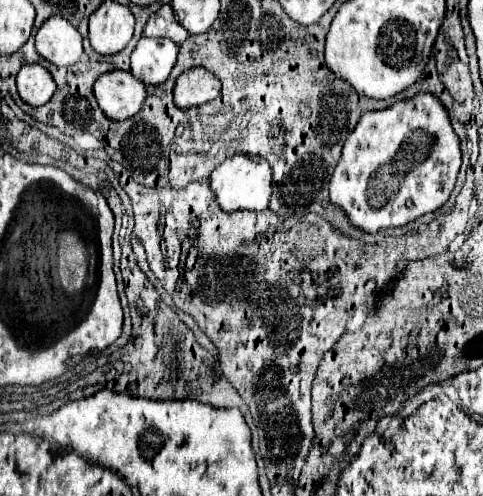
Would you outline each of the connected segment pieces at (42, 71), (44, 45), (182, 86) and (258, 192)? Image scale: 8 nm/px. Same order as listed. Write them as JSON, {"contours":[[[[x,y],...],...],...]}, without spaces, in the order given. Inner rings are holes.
{"contours":[[[[40,64],[22,66],[16,76],[16,86],[20,98],[34,108],[48,104],[56,92],[56,82],[52,80],[52,74]]],[[[62,16],[46,20],[36,34],[38,54],[54,66],[72,66],[82,58],[82,36]]],[[[192,68],[178,76],[174,86],[174,104],[180,108],[192,108],[216,100],[220,96],[220,80],[204,70]]],[[[236,154],[226,158],[214,172],[210,186],[226,212],[236,210],[252,210],[260,212],[266,210],[272,196],[272,168],[262,156],[250,156],[250,154]]]]}

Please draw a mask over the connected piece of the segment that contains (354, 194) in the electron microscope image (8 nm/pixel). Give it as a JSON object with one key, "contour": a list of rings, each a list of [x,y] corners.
{"contour":[[[420,92],[410,100],[396,102],[392,108],[366,112],[348,136],[340,162],[330,180],[330,200],[340,206],[348,220],[364,232],[376,234],[384,228],[404,226],[426,212],[446,204],[460,170],[460,140],[452,130],[448,110],[430,92]]]}

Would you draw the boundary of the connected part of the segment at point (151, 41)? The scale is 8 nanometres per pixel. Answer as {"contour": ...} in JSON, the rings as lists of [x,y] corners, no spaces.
{"contour":[[[142,36],[132,52],[132,74],[146,86],[160,86],[176,64],[178,46],[172,40]]]}

